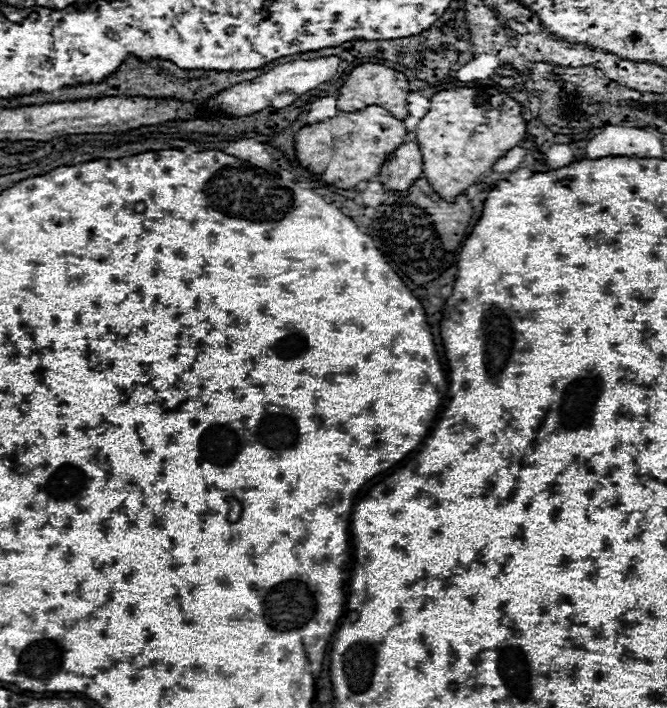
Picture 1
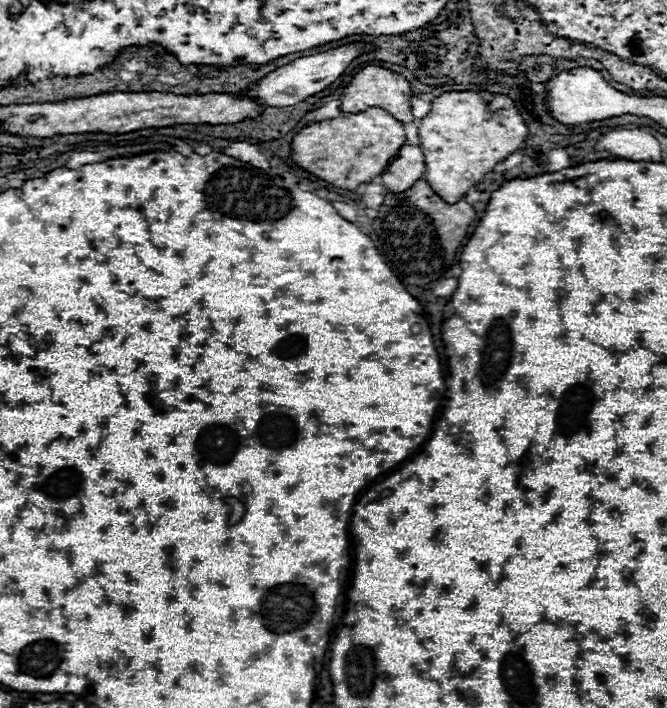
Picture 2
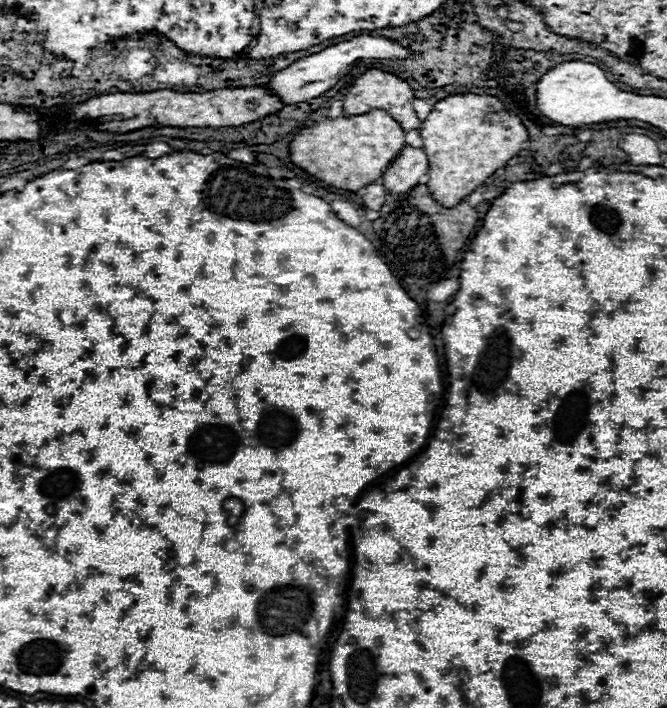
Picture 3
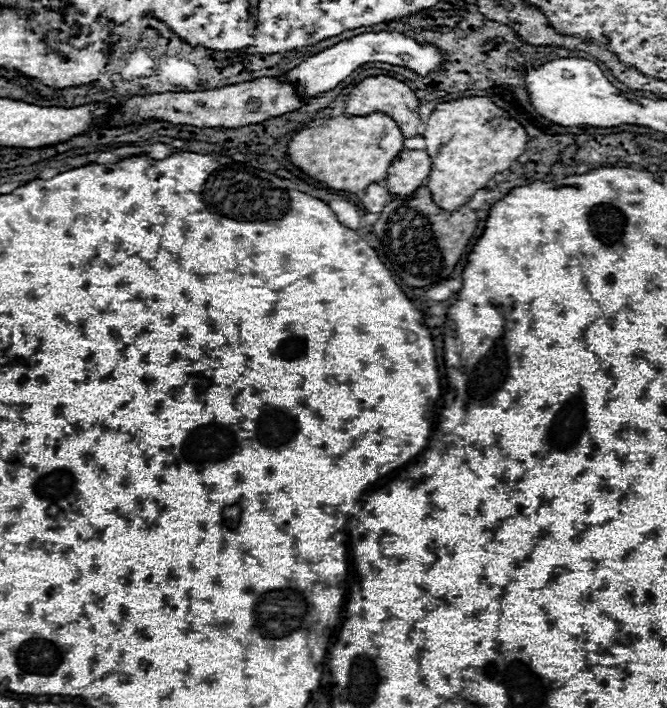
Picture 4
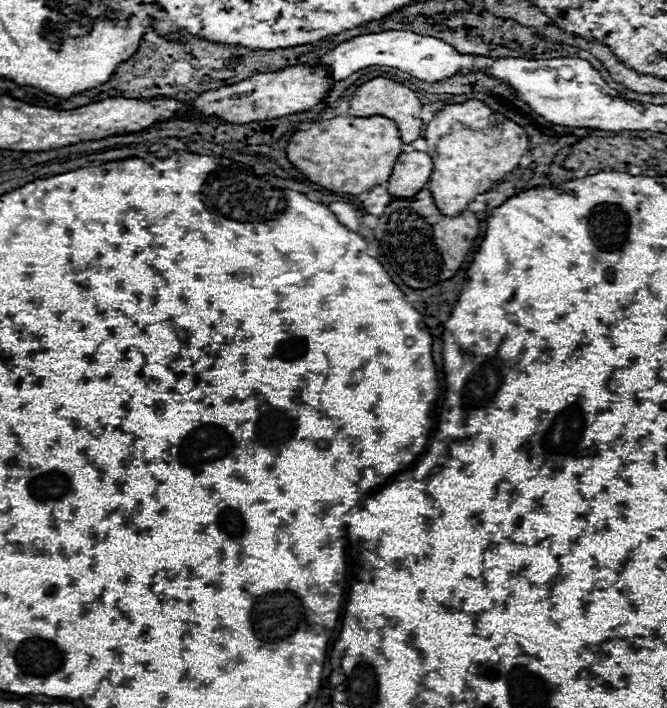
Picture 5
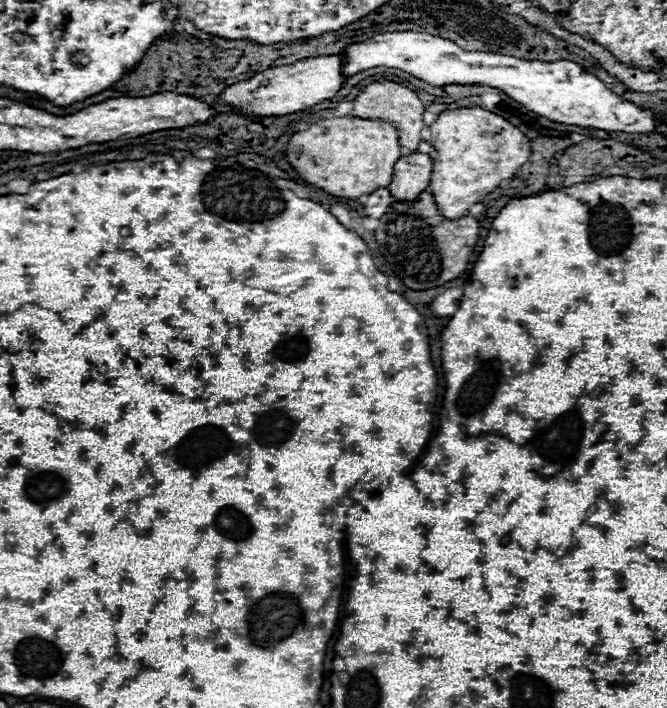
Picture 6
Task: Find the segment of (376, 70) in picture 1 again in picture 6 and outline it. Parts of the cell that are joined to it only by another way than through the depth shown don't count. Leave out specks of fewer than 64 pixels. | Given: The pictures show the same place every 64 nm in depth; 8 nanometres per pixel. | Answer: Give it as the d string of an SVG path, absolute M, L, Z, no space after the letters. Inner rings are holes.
M372 82L368 84L364 90L360 90L360 94L354 98L354 108L350 112L352 116L358 116L358 118L374 118L374 120L384 120L384 122L390 122L396 126L398 130L398 138L400 138L400 144L410 148L412 152L416 152L416 146L418 142L422 140L420 132L424 128L422 124L422 114L424 114L424 104L422 100L416 96L416 92L408 90L406 86L402 84L396 84L396 82Z

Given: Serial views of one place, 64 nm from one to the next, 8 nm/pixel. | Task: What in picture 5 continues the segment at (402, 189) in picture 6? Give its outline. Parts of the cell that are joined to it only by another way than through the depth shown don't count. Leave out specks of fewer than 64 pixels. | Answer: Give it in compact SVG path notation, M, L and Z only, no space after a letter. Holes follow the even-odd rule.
M402 152L394 162L386 188L394 198L410 198L426 186L430 174L432 158L426 152Z

